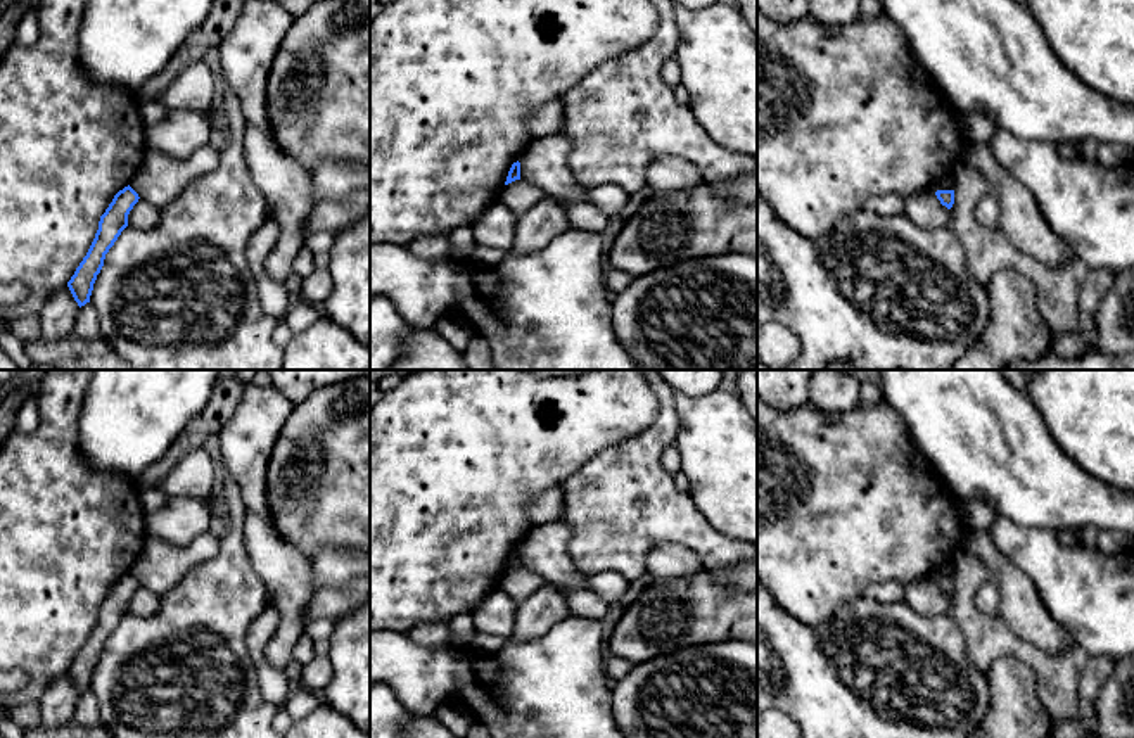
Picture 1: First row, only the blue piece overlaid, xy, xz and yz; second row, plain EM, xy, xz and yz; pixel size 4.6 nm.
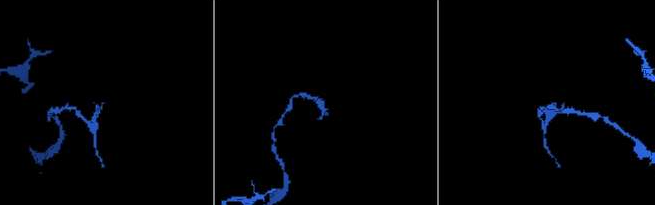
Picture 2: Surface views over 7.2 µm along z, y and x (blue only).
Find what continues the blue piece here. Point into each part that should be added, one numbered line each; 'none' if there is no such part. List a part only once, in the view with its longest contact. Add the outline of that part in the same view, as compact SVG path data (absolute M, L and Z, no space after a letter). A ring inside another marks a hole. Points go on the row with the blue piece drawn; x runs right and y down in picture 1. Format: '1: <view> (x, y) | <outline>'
none

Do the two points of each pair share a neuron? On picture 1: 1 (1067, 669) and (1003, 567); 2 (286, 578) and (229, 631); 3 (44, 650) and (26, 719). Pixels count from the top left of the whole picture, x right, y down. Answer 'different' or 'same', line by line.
1: different
2: different
3: different

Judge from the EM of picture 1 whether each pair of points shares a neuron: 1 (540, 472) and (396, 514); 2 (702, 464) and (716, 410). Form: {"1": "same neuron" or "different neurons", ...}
{"1": "same neuron", "2": "same neuron"}

